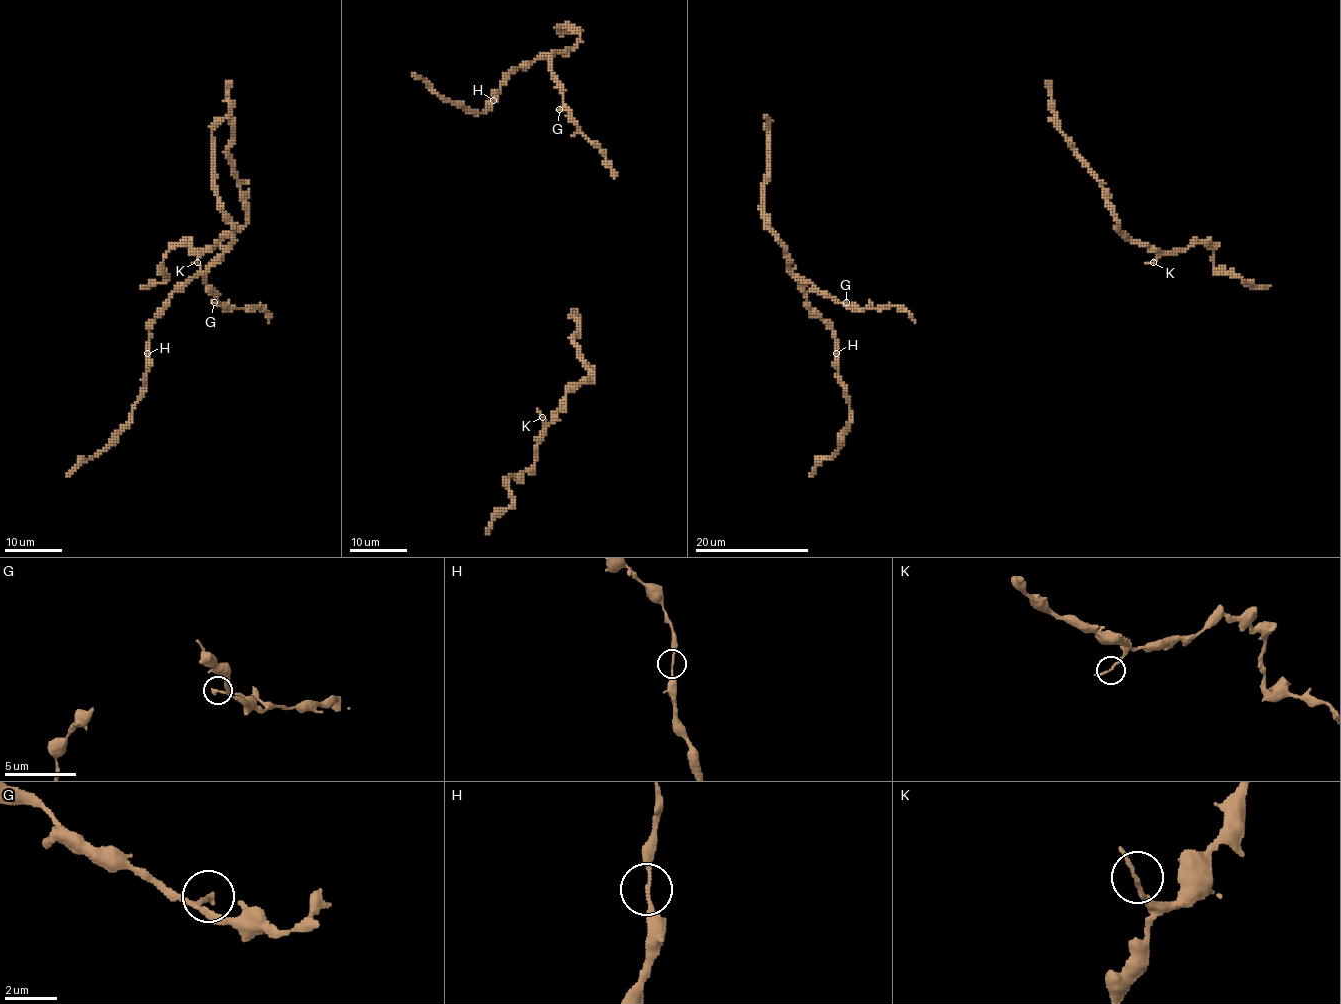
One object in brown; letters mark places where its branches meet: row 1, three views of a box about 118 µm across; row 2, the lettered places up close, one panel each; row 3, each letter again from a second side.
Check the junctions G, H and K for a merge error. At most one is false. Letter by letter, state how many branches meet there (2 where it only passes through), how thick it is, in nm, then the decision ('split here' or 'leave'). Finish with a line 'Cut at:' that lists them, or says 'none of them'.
G: 2 | 160 nm | leave
H: 2 | 140 nm | leave
K: 2 | 140 nm | leave
Cut at: none of them

